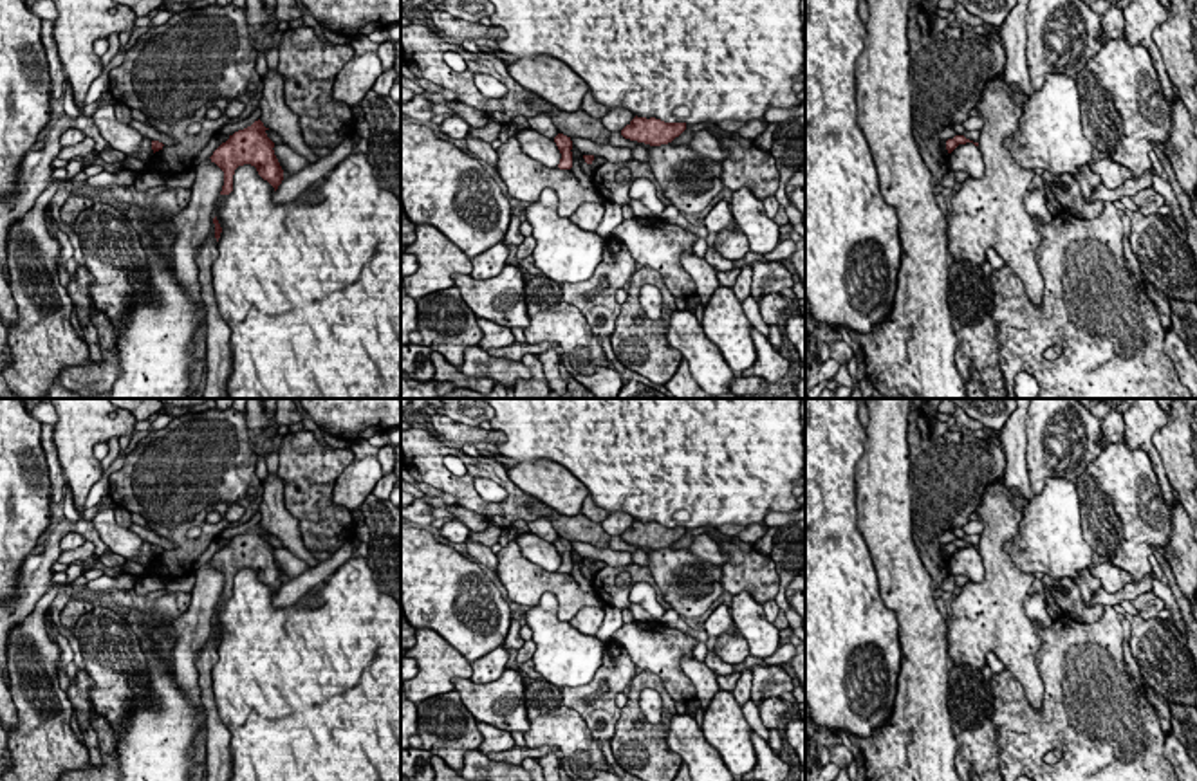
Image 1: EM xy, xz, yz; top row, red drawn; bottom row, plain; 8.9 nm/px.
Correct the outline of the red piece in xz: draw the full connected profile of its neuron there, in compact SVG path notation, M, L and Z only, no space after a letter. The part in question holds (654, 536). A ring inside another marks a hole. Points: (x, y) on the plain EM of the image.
M634 521L621 539L630 545L645 547L650 550L661 550L672 547L686 534L686 527L664 527L655 521Z

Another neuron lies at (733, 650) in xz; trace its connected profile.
M735 631L733 635L724 633L717 639L717 655L729 666L742 664L749 655L746 639Z

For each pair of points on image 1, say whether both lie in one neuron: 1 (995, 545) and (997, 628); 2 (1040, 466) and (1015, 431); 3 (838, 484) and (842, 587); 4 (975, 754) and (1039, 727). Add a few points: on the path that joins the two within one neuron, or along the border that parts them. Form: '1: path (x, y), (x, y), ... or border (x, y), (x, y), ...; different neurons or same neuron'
1: path (997, 565), (997, 608); same neuron
2: border (1026, 417), (1026, 468), (1033, 491); different neurons
3: path (838, 509), (840, 561); same neuron
4: border (992, 704), (999, 762); different neurons

